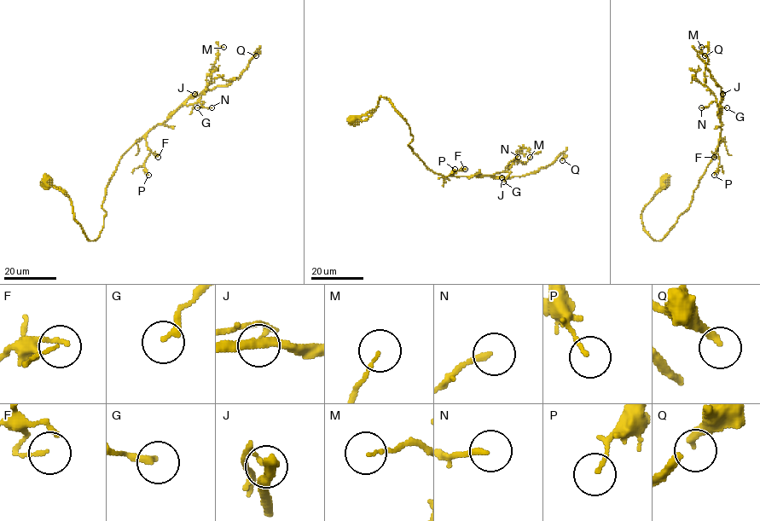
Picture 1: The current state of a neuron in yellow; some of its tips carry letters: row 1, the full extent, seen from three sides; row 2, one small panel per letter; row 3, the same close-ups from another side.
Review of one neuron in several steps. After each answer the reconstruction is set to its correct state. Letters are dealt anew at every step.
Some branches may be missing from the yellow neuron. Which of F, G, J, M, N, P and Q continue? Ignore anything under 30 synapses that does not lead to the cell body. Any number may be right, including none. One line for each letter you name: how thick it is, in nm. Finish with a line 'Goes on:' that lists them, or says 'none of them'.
Q: 220 nm
Goes on: Q

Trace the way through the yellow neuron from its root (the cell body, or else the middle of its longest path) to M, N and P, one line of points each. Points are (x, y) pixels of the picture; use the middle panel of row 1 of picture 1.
M: (353, 119), (387, 98), (409, 125), (412, 151), (443, 176), (494, 175), (530, 157)
N: (353, 119), (387, 98), (409, 125), (412, 151), (443, 176), (500, 173), (518, 157)
P: (353, 119), (387, 98), (409, 125), (409, 145), (425, 164), (443, 176), (455, 169)

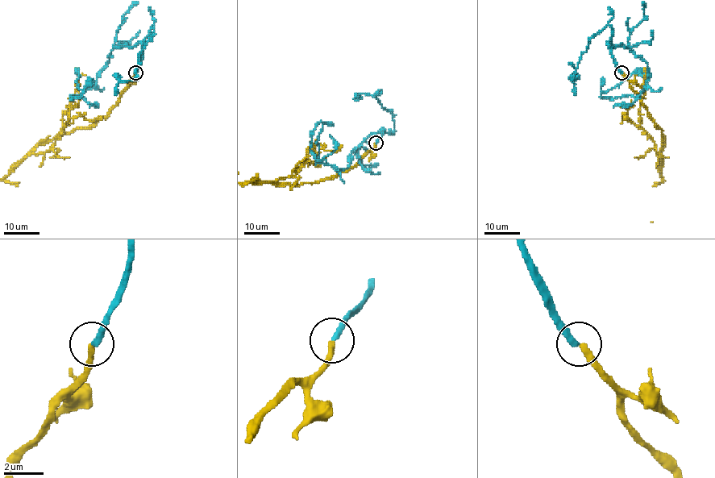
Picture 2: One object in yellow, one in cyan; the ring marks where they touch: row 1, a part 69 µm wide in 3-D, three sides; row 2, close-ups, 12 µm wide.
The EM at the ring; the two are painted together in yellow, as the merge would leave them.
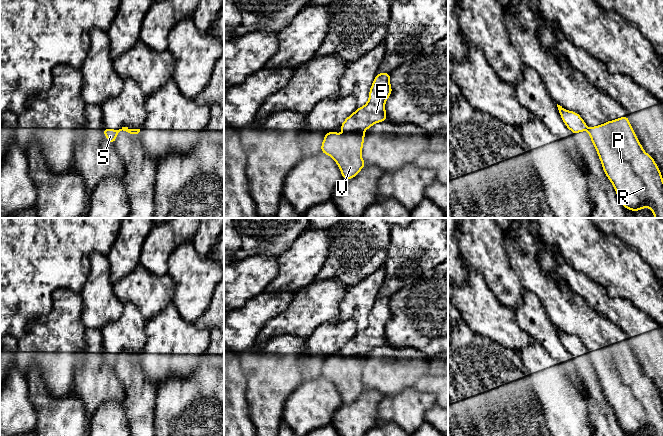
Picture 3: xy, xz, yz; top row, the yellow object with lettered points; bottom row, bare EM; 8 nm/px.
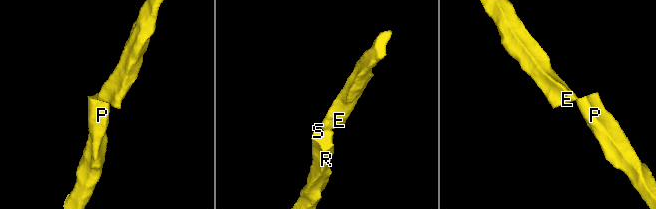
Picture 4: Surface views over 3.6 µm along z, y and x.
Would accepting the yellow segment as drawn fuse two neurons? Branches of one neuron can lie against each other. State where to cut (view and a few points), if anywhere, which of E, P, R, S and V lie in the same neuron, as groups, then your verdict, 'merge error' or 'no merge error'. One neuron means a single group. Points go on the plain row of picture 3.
cut xz (361, 355), (344, 357); groups E / P R S V; merge error

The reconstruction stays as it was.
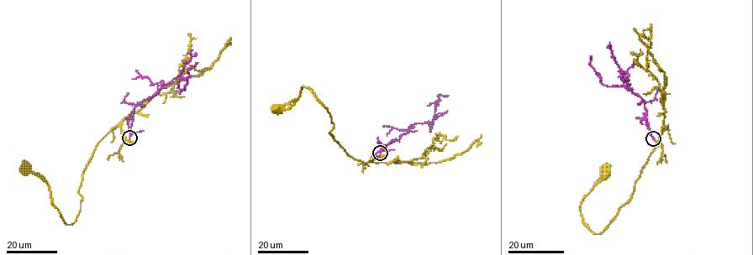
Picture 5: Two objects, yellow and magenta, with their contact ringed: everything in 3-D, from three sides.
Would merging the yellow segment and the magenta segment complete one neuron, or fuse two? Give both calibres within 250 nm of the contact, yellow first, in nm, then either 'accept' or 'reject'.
170/240 nm | reject

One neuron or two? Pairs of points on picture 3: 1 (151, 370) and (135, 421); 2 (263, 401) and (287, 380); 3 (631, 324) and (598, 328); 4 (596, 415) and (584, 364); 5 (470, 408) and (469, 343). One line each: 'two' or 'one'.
1: two
2: one
3: two
4: one
5: one

